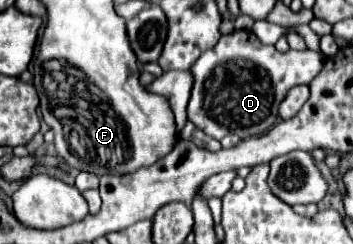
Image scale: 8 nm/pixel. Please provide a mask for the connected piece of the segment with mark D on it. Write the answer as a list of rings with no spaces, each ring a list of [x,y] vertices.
[[[232,31],[222,35],[214,49],[198,57],[190,69],[194,75],[188,119],[214,139],[236,133],[240,139],[266,133],[278,119],[278,107],[286,93],[302,83],[310,83],[324,65],[324,55],[316,51],[280,53],[274,45],[264,45],[252,31]]]

